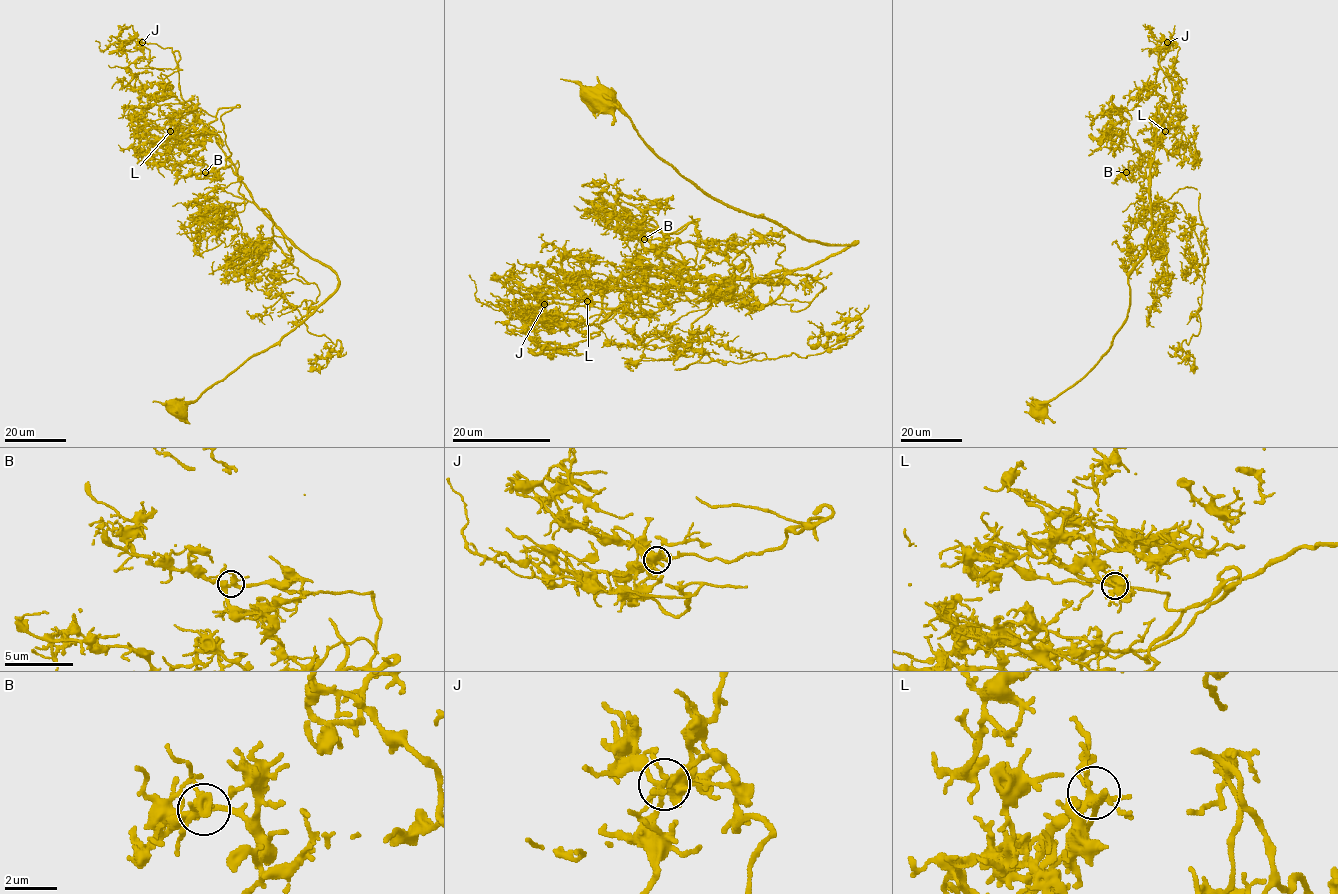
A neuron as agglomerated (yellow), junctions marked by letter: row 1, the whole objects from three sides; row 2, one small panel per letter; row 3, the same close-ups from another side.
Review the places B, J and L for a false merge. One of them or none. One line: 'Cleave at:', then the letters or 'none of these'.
Cleave at: none of these

